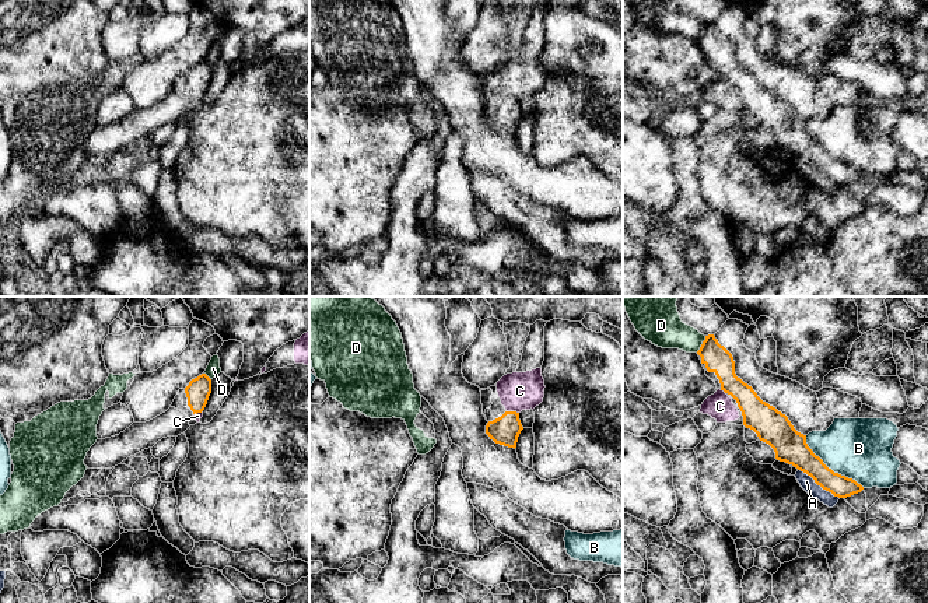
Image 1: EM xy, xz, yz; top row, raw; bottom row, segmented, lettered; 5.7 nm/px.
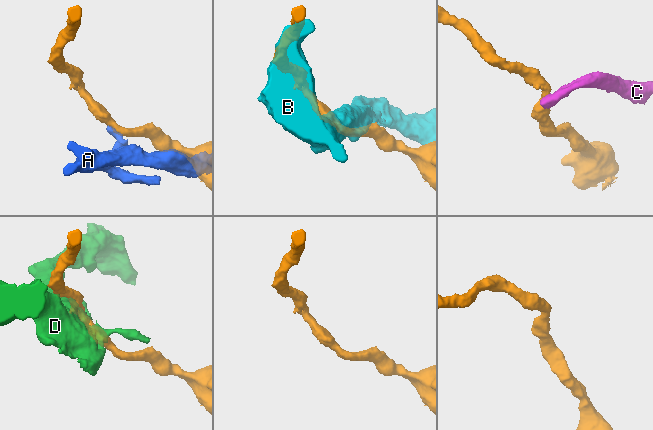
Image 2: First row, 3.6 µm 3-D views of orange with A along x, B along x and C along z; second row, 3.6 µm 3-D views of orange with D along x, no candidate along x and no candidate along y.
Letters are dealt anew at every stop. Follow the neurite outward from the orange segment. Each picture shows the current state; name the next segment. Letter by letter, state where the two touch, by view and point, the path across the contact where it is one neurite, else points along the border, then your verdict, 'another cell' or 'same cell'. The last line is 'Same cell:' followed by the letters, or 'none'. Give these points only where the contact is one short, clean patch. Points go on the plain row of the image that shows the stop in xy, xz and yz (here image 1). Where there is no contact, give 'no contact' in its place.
A: meets orange in yz at (819, 171); border along yz (798, 155), (839, 185); another cell
B: meets orange in yz at (830, 155); another cell
C: meets orange in xz at (512, 98); border along xz (507, 97), (518, 100); another cell
D: meets orange in yz at (701, 31); another cell
Same cell: none

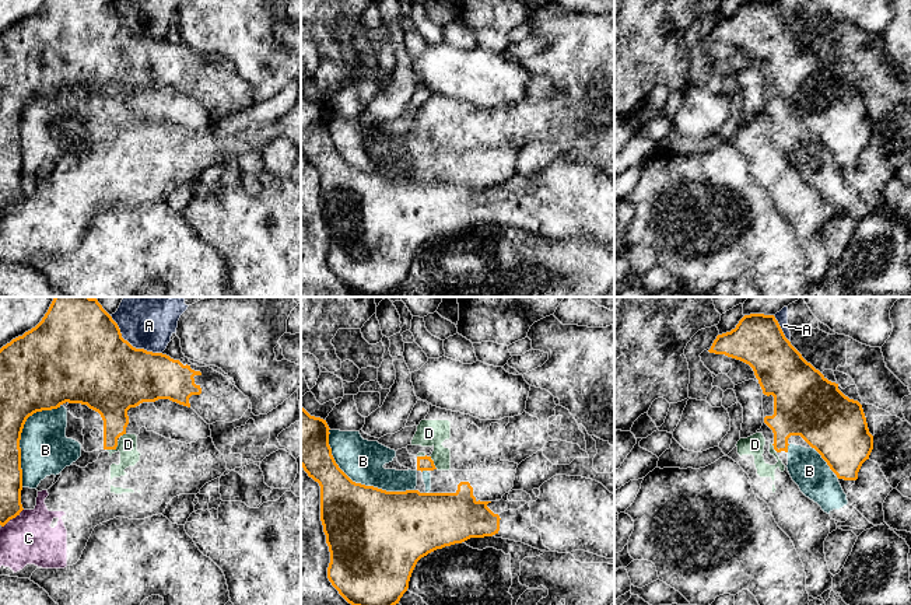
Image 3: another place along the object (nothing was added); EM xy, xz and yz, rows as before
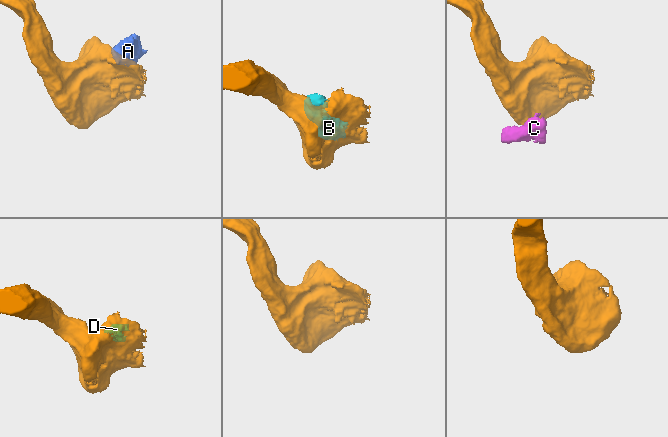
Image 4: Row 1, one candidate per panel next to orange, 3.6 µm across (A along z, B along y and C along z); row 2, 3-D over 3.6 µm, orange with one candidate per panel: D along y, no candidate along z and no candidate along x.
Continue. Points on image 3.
A: meets orange in xy at (130, 31); another cell
B: meets orange in xz at (358, 170); another cell
C: meets orange in xy at (11, 205); border along xy (23, 195), (2, 213); another cell
D: meets orange in xy at (114, 135); border along xy (118, 128), (114, 135), (107, 136); another cell
Same cell: none

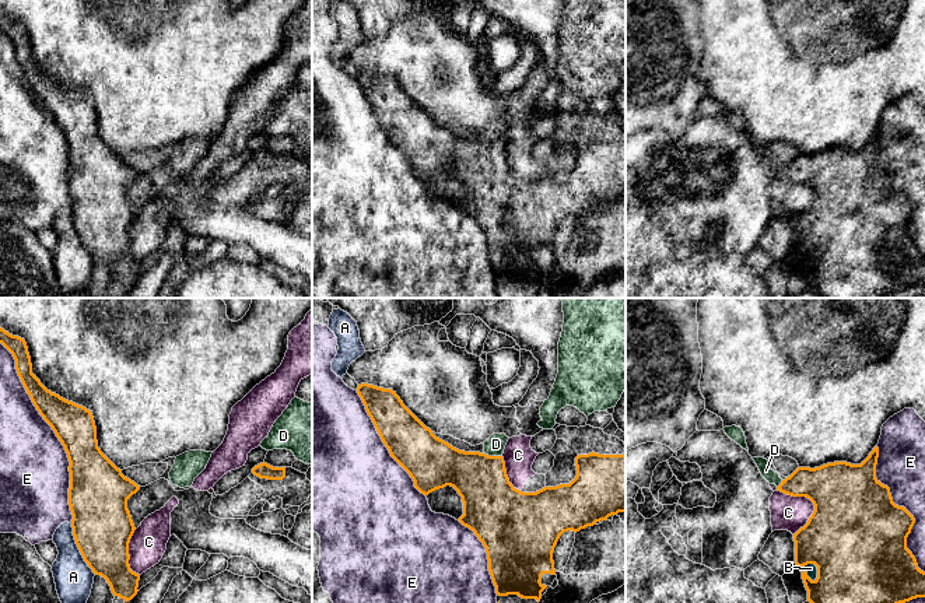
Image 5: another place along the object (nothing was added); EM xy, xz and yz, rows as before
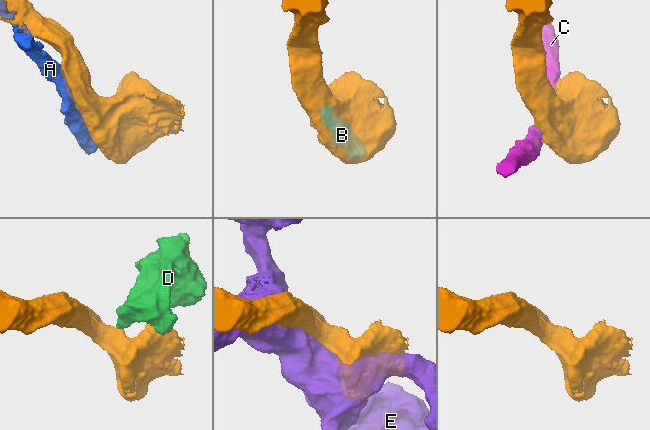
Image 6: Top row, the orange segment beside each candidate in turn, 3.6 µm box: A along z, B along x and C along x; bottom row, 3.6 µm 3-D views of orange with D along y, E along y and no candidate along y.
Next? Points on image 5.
A: meets orange in xy at (79, 235); another cell
B: meets orange in yz at (806, 260); another cell
C: meets orange in yz at (810, 186); another cell
D: meets orange in xz at (493, 143); same cell
E: meets orange in xy at (55, 119); another cell
Same cell: D

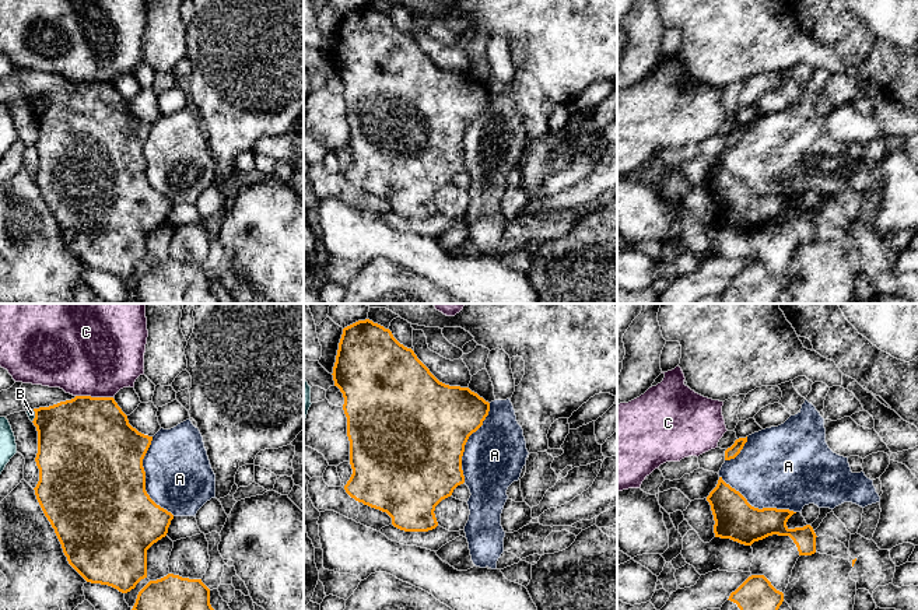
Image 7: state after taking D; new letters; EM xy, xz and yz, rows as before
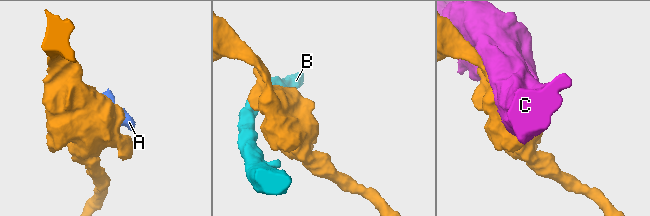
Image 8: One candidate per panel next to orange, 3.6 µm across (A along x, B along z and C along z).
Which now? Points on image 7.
A: meets orange in xy at (144, 165); another cell
B: meets orange in xy at (35, 102); another cell
C: meets orange in xy at (94, 84); another cell
Same cell: none

